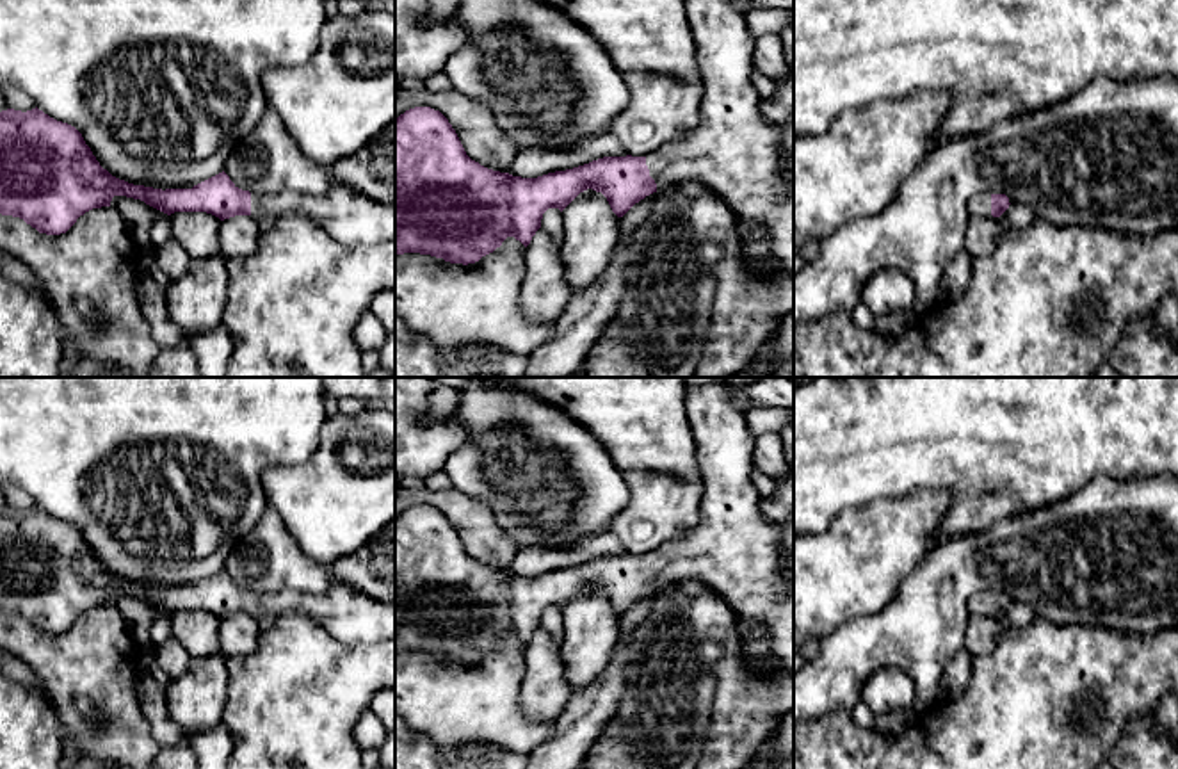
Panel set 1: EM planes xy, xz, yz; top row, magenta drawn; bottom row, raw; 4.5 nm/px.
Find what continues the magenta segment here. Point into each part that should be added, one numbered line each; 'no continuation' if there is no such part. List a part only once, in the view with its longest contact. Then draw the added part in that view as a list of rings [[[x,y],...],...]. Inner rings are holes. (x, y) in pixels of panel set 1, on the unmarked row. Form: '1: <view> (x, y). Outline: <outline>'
1: xz (734, 549). Outline: [[[726,381],[687,386],[685,404],[705,486],[699,522],[690,532],[644,554],[650,575],[657,589],[685,579],[710,586],[735,611],[738,625],[763,634],[774,655],[794,671],[794,555],[785,552],[778,529],[762,514],[762,497],[751,479],[754,436],[746,411],[730,399]]]

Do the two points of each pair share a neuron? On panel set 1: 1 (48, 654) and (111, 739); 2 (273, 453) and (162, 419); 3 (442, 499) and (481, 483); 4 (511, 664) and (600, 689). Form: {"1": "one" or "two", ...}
{"1": "one", "2": "one", "3": "two", "4": "two"}

